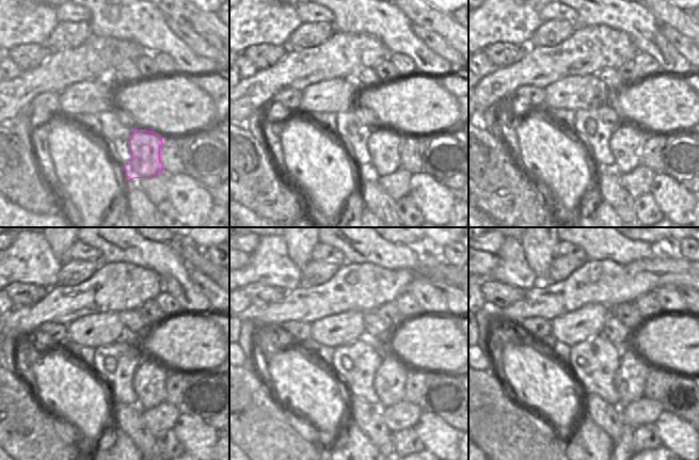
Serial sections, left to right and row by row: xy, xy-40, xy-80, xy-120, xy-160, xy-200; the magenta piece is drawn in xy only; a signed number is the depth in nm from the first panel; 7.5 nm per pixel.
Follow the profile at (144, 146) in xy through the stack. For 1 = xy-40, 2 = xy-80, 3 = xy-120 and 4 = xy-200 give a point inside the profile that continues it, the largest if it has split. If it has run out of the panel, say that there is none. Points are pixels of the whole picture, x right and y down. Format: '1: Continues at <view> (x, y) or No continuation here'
1: Continues at xy-40 (383, 144)
2: Continues at xy-80 (625, 143)
3: Continues at xy-120 (149, 381)
4: Continues at xy-200 (630, 379)

